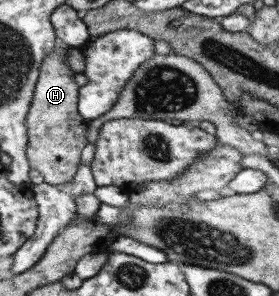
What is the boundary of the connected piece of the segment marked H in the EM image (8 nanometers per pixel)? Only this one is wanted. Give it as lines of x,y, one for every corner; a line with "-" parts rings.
57,40
53,51
43,58
25,117
25,134
28,140
25,145
27,164
29,168
37,170
43,177
43,183
50,185
53,190
59,184
71,182
81,160
79,153
87,146
87,121
79,116
76,108
79,87
73,80
75,72
69,70
65,64
65,53
66,46

